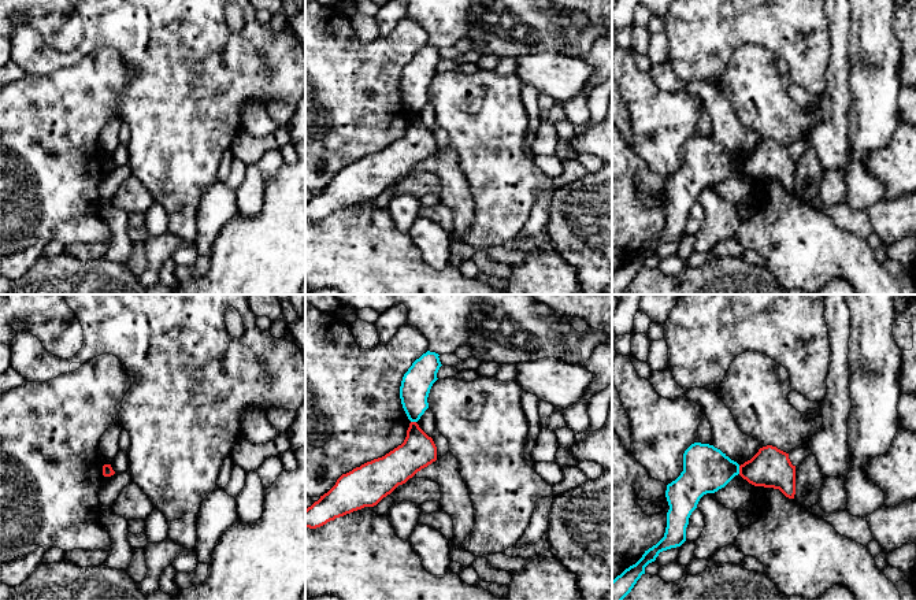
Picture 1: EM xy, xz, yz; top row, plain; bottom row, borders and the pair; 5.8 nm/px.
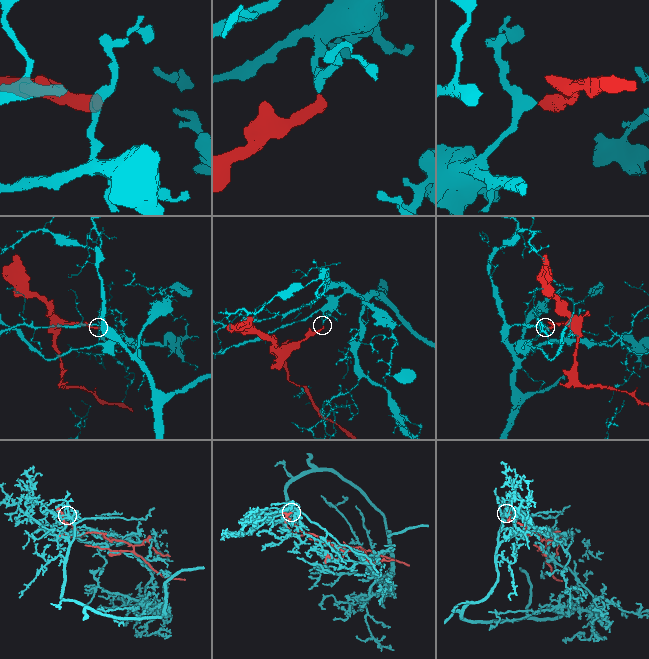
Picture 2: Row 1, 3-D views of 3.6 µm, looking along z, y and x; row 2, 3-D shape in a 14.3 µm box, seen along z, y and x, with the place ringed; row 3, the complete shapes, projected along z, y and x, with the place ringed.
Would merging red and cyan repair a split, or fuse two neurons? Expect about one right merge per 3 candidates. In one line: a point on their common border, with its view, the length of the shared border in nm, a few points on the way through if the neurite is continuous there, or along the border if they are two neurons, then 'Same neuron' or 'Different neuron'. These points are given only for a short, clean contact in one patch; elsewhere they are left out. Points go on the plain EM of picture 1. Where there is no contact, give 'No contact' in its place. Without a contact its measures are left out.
Touches red at yz (740, 163). Shared border 50 nm. Boundary: yz (738, 159), (740, 166). Different neuron

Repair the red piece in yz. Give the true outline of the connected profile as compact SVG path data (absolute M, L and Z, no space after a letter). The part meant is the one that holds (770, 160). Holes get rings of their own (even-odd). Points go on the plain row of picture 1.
M767 138L739 159L739 168L754 179L779 182L786 190L796 188L796 159L789 147Z

